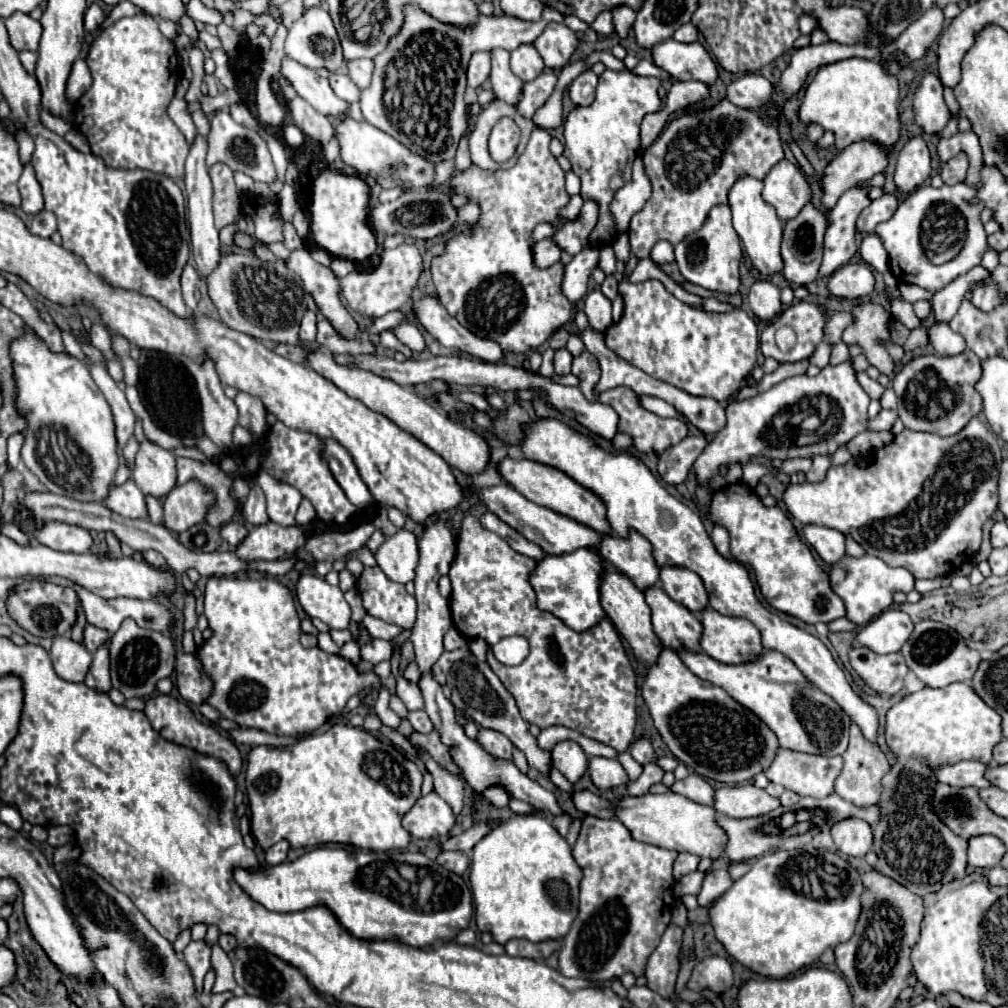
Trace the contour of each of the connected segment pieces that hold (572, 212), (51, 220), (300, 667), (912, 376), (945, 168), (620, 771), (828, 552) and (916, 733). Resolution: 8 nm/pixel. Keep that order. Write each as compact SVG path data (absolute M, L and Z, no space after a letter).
M578 194L578 196L572 196L572 198L570 198L570 204L560 212L560 218L562 218L562 220L572 220L572 218L576 218L576 214L580 214L580 210L582 210L582 204L584 204L584 200L582 200L580 194Z
M48 210L38 212L30 224L30 232L42 238L50 238L56 232L56 216Z
M210 578L208 584L206 584L206 602L204 602L204 608L206 608L206 618L210 622L210 628L212 628L212 638L206 640L198 650L196 650L196 656L198 660L202 662L202 668L204 672L212 678L212 692L208 696L208 704L212 708L216 708L220 712L222 718L228 718L232 722L236 722L240 728L256 728L256 730L262 730L262 732L268 732L268 734L276 734L276 736L306 736L306 734L312 734L316 732L318 728L324 726L324 722L332 716L332 714L340 714L342 708L348 704L348 700L352 696L358 696L362 690L370 690L368 696L364 696L362 700L362 706L364 708L374 708L376 700L378 700L378 692L380 692L380 678L374 674L374 672L364 672L360 670L356 664L352 664L350 660L342 658L342 656L336 656L336 654L326 654L322 652L320 648L304 648L298 638L300 638L300 620L298 620L298 614L296 614L296 608L294 608L294 600L292 600L292 594L290 590L280 584L278 580L272 580L272 578L262 578L262 580L252 580L252 578Z
M964 350L958 356L918 356L908 362L892 380L892 388L898 396L898 416L910 430L934 432L938 436L958 434L974 416L982 412L982 398L976 394L976 382L980 380L980 358L972 350Z
M960 152L954 158L950 158L946 164L942 164L940 176L942 176L944 184L952 186L952 184L964 182L966 180L966 172L968 172L968 156L964 152Z
M590 758L588 764L592 782L596 788L600 790L612 790L616 786L624 786L630 782L626 770L622 768L622 764L618 760L610 760L610 758Z
M806 524L804 526L804 538L818 552L818 556L828 564L838 562L846 554L846 550L844 550L844 534L838 532L838 530L828 528L828 526Z
M954 682L944 688L924 688L910 696L904 696L898 704L894 704L886 714L886 742L890 750L896 754L896 764L892 770L882 778L884 792L880 798L882 820L872 826L874 830L874 852L878 854L876 870L884 876L900 882L904 888L918 896L926 896L930 892L940 890L944 884L964 878L966 876L966 848L968 842L960 836L952 834L946 824L938 820L932 812L930 796L932 786L926 786L926 772L928 766L938 764L954 764L960 760L978 760L982 764L990 764L992 748L996 742L1002 740L1002 718L992 710L968 682Z

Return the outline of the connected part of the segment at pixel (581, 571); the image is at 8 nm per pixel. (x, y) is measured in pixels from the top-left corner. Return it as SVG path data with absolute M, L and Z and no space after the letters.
M580 548L572 554L546 556L538 562L530 582L536 590L538 606L564 620L576 632L590 630L606 618L600 606L600 554L596 550Z

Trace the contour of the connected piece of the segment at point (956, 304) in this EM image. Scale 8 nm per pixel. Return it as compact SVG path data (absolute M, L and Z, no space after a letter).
M974 266L968 274L952 280L948 286L944 286L942 290L934 292L932 302L934 302L934 318L938 324L942 322L950 322L954 318L954 314L958 312L966 290L970 290L970 286L974 282L980 282L988 276L988 272L982 266Z

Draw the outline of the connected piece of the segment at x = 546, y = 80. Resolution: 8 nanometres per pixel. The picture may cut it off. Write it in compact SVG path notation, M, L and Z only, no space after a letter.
M544 70L538 78L534 78L532 82L524 82L522 86L522 98L516 104L516 110L524 116L524 118L532 118L534 112L550 98L554 84L556 84L556 76L554 70Z

